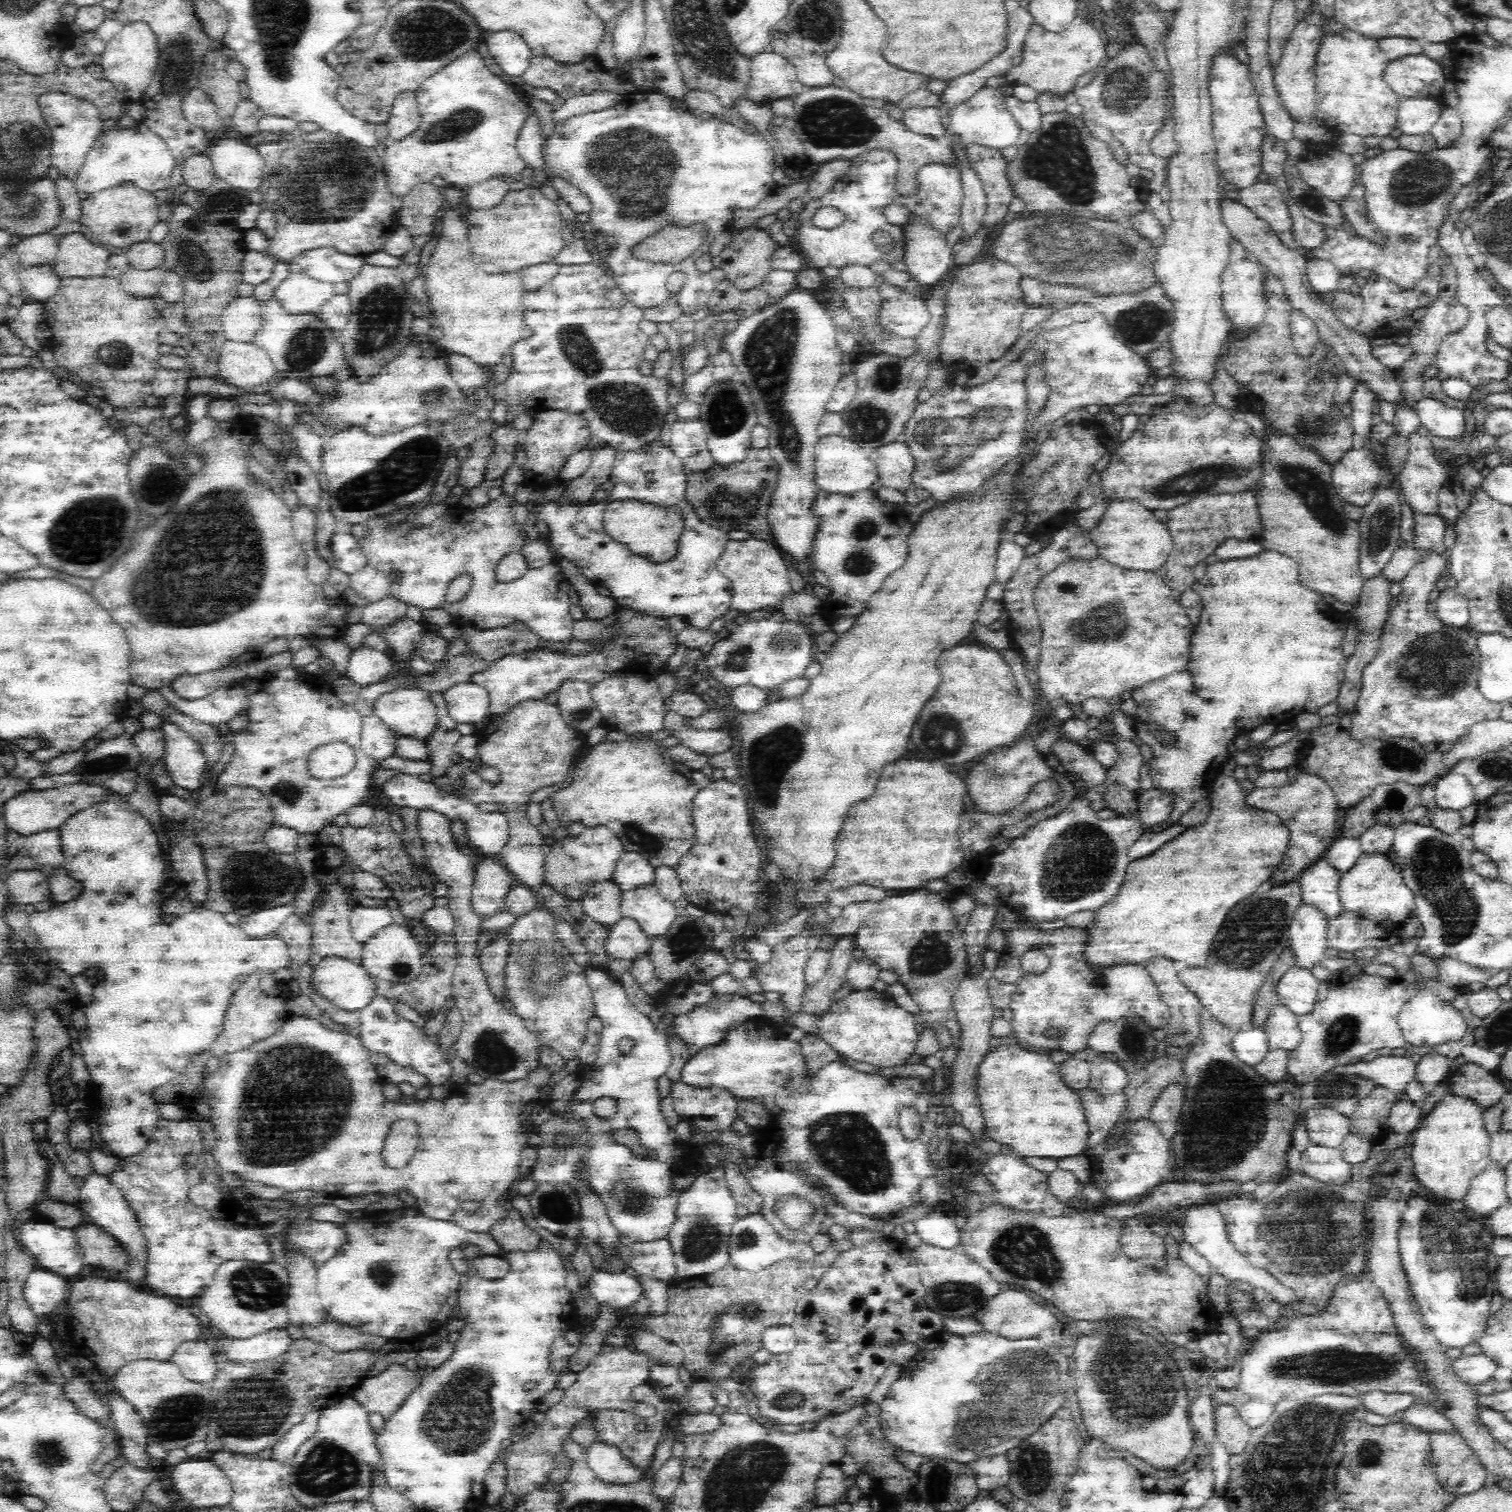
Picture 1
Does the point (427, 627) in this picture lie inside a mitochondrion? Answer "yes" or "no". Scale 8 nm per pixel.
no

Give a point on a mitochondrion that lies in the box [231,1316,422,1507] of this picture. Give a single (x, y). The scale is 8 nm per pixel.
(327, 1469)

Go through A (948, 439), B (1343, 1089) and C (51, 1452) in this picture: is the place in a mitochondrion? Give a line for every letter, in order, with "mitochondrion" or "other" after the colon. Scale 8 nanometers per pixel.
A: mitochondrion
B: mitochondrion
C: mitochondrion

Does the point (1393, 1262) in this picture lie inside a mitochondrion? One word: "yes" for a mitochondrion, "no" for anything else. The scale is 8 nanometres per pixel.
no

